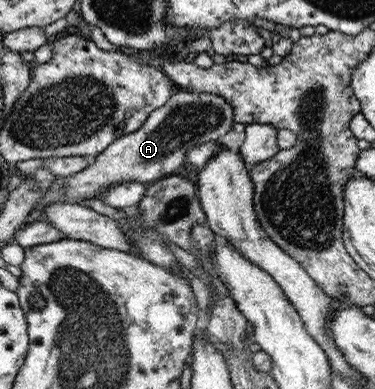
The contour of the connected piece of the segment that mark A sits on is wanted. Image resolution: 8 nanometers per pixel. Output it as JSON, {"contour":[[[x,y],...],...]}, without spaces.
{"contour":[[[174,91],[171,96],[169,96],[169,99],[157,109],[154,109],[149,113],[149,115],[145,118],[145,121],[141,124],[141,127],[139,129],[136,129],[133,133],[127,133],[124,136],[117,138],[113,143],[110,143],[109,145],[105,146],[105,149],[101,150],[101,153],[98,153],[96,156],[91,158],[91,161],[87,166],[85,166],[81,171],[75,172],[73,175],[70,175],[69,177],[56,177],[56,179],[63,179],[65,184],[63,187],[58,187],[58,183],[52,181],[52,183],[47,187],[47,191],[45,191],[45,194],[41,197],[41,199],[36,203],[34,208],[27,214],[26,221],[24,223],[27,225],[31,222],[36,222],[42,219],[42,209],[44,208],[44,205],[52,204],[57,202],[63,202],[63,203],[79,203],[82,200],[85,199],[93,199],[93,198],[99,198],[99,195],[101,195],[101,191],[105,191],[105,189],[109,189],[109,186],[112,186],[113,184],[122,182],[122,181],[136,181],[139,183],[142,183],[144,185],[148,185],[152,182],[155,182],[156,180],[159,180],[160,178],[166,177],[167,175],[171,175],[177,167],[179,167],[183,163],[183,159],[186,158],[186,153],[191,149],[194,145],[199,145],[200,143],[207,142],[207,141],[216,141],[219,139],[219,137],[223,137],[227,131],[231,130],[231,125],[233,125],[234,121],[233,119],[233,112],[232,109],[222,97],[219,97],[218,95],[213,95],[210,93],[195,93],[195,92],[187,92],[187,91]]]}

